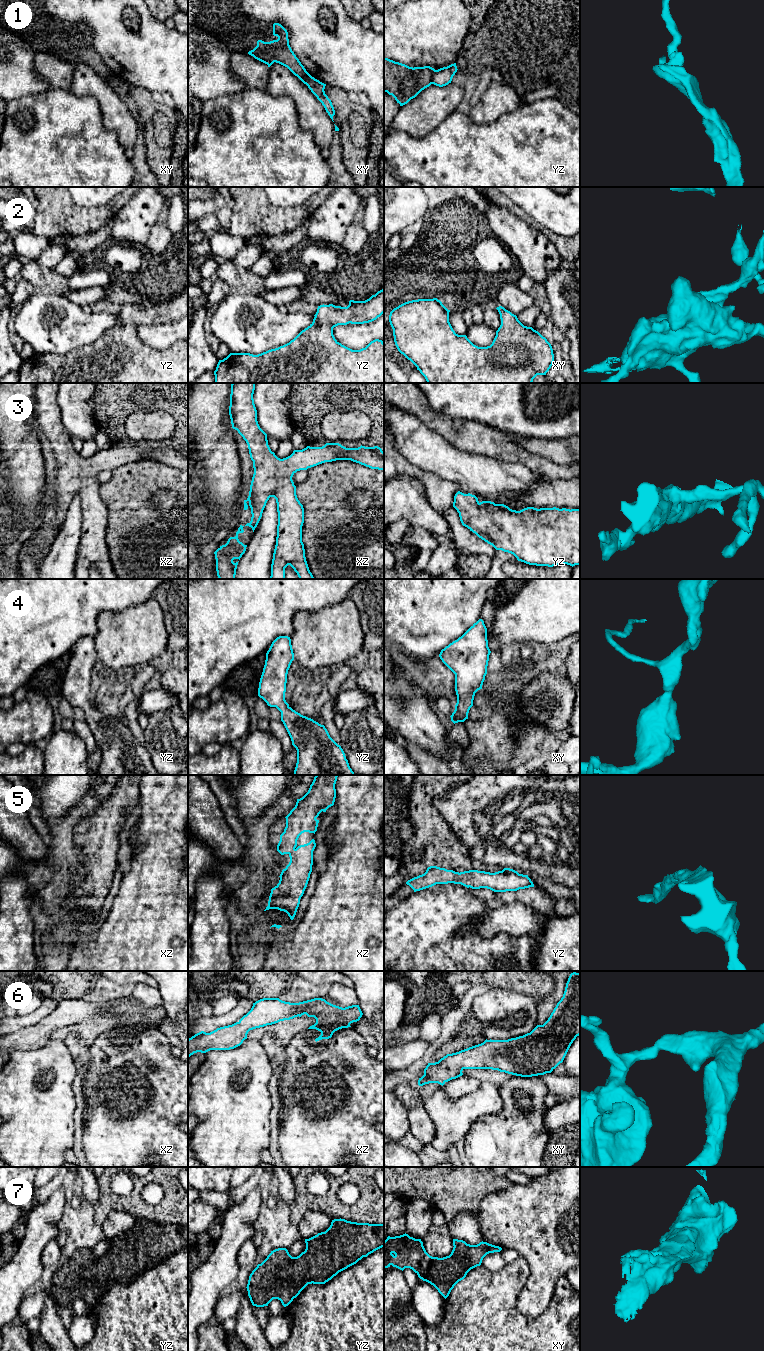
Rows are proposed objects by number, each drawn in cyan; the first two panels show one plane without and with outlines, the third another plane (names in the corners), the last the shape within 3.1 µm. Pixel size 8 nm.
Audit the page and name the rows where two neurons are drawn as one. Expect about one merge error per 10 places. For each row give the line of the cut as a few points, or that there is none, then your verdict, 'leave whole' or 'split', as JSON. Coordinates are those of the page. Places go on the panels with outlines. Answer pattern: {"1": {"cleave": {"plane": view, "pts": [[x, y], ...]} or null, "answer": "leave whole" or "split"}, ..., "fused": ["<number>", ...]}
{"1": {"cleave": null, "answer": "leave whole"}, "2": {"cleave": null, "answer": "leave whole"}, "3": {"cleave": null, "answer": "leave whole"}, "4": {"cleave": null, "answer": "leave whole"}, "5": {"cleave": null, "answer": "leave whole"}, "6": {"cleave": null, "answer": "leave whole"}, "7": {"cleave": null, "answer": "leave whole"}, "fused": []}

